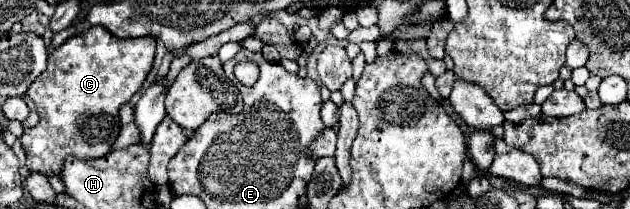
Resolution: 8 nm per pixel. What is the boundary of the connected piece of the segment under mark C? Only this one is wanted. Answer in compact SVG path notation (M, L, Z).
M101 26L75 34L49 54L47 70L27 90L41 116L39 124L21 136L29 172L59 176L67 156L91 160L109 154L119 136L117 112L145 82L153 56L155 38L119 40Z

